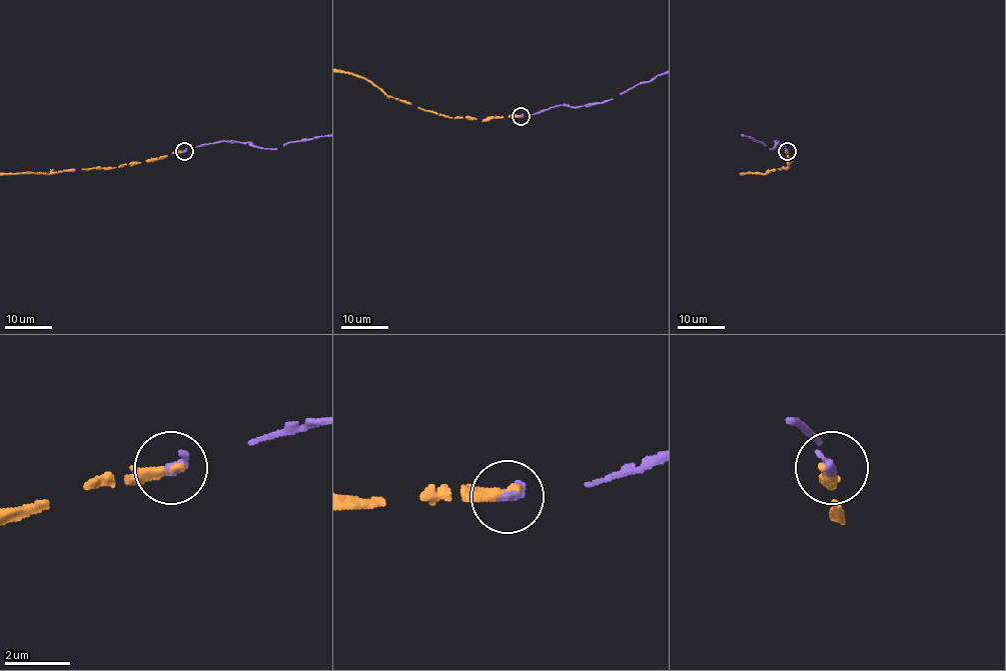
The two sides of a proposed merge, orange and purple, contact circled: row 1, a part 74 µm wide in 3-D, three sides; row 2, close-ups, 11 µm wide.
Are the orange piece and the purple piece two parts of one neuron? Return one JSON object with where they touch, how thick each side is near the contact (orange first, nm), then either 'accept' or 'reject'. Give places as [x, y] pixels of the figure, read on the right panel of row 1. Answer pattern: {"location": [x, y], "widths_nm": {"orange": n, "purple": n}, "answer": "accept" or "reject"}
{"location": [787, 151], "widths_nm": {"orange": 320, "purple": 300}, "answer": "accept"}

